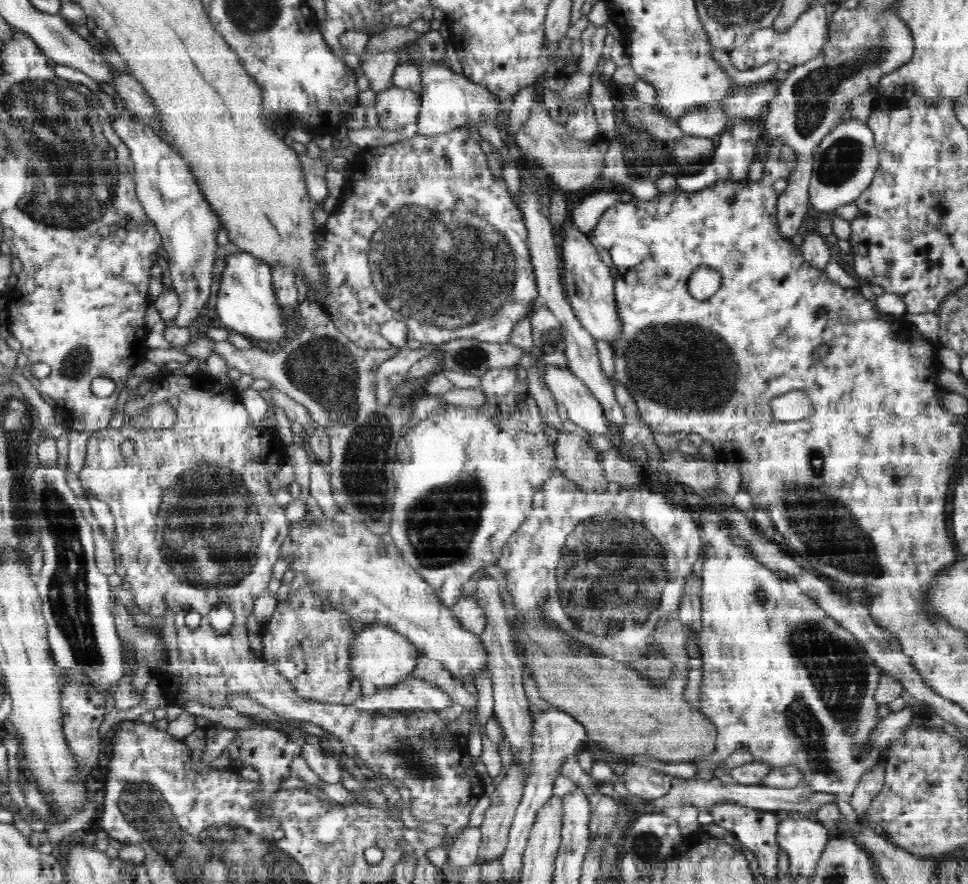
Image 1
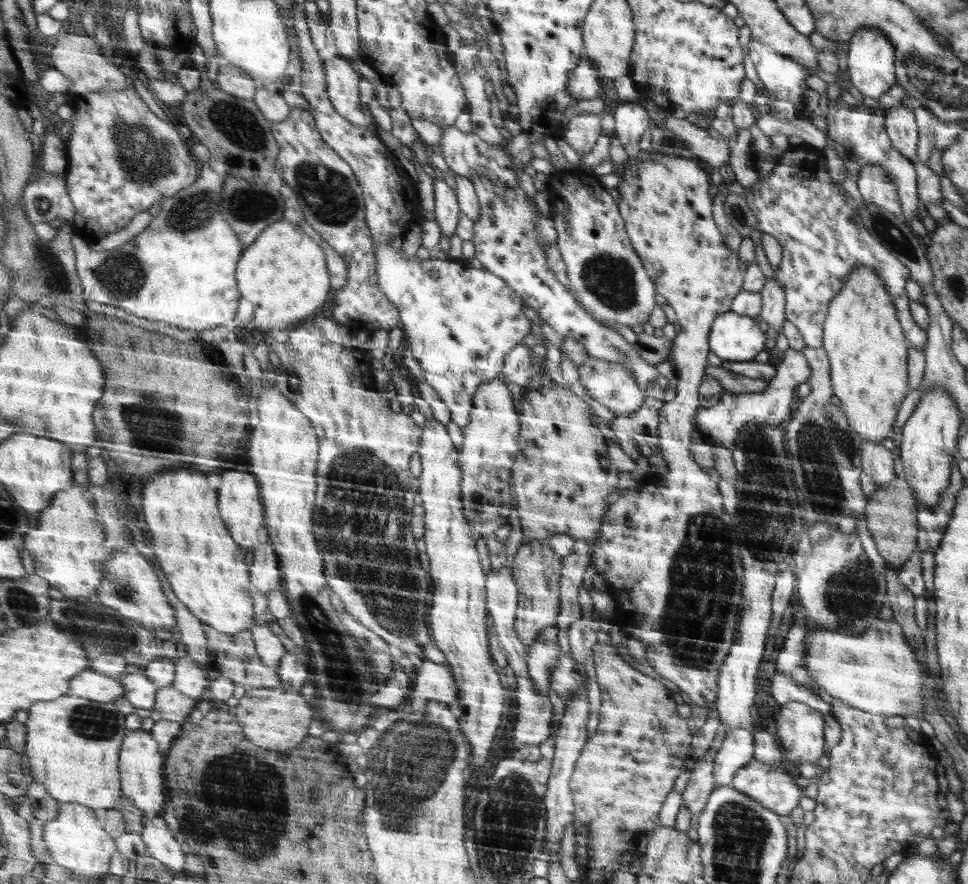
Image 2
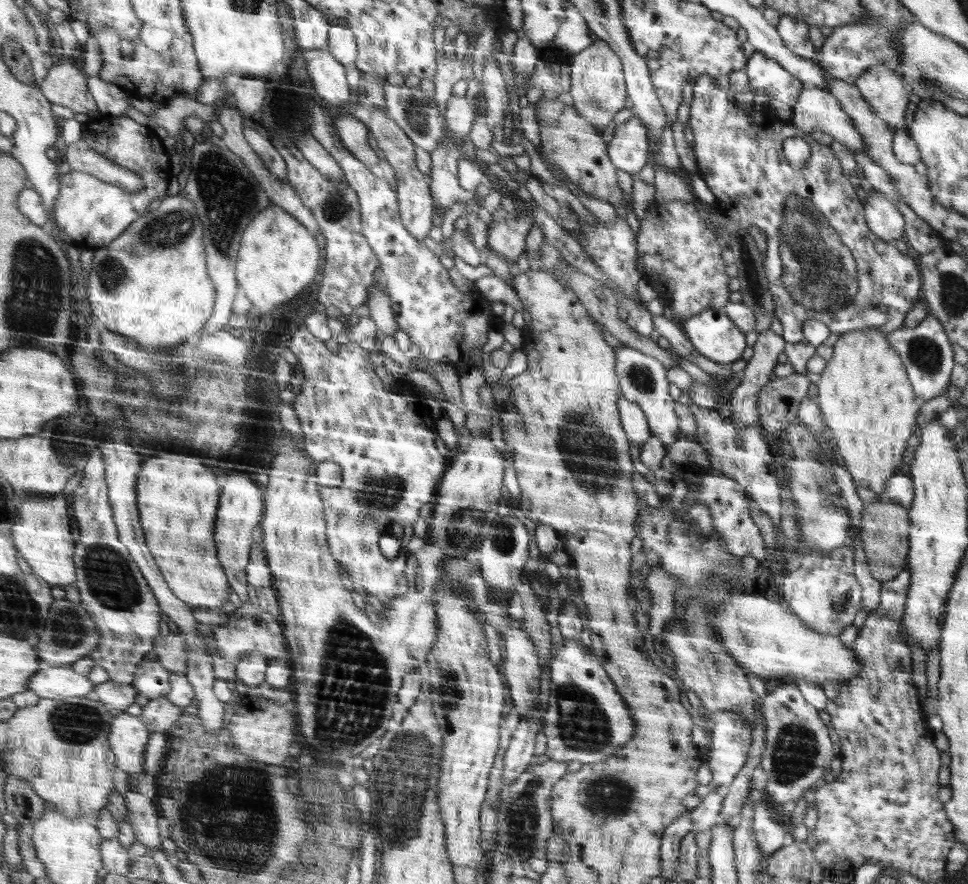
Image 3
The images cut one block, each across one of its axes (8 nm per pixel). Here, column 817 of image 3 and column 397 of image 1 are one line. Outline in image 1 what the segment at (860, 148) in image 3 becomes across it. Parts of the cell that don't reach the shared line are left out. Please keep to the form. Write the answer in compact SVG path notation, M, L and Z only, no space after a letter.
M390 88L384 94L376 96L374 110L378 112L378 124L386 132L398 132L408 124L418 124L418 114L420 114L420 102L414 92L400 90L400 88Z

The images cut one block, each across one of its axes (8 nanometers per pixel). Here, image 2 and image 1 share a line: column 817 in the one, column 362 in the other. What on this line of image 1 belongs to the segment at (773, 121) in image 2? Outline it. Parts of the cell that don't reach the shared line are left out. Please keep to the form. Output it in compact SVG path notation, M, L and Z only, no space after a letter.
M416 124L404 126L398 134L396 132L386 132L384 128L364 128L364 130L350 130L350 140L360 148L386 148L392 142L406 142L412 140L414 134L418 132Z

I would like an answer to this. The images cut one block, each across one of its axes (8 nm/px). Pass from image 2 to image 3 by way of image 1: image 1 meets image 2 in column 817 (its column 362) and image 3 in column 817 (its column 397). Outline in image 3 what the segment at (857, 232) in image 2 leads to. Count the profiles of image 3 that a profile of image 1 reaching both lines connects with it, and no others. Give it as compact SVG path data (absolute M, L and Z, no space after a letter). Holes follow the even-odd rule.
M697 78L697 82L693 82L693 100L689 104L689 120L687 120L687 126L693 134L693 156L697 158L697 168L699 168L699 176L701 180L711 188L711 192L715 194L719 206L717 206L717 212L723 212L727 214L729 218L733 218L739 226L747 226L749 224L755 224L763 230L763 234L767 236L765 242L767 242L767 250L765 250L765 258L763 258L763 276L767 280L767 288L769 288L769 294L773 298L773 306L775 306L775 316L779 320L779 324L783 326L783 340L785 342L793 342L793 344L801 344L805 342L805 338L801 336L801 322L811 318L811 320L821 320L827 328L829 328L829 338L823 342L823 346L833 346L839 338L839 334L845 334L849 330L857 330L857 328L863 328L863 326L879 326L885 334L889 336L895 336L895 330L899 330L903 326L903 320L905 320L905 314L909 310L913 310L915 306L915 298L919 294L919 274L917 268L915 268L915 262L909 254L903 254L899 252L891 242L885 242L881 238L877 238L871 230L869 230L869 224L865 222L865 200L861 202L857 198L857 180L855 176L849 176L845 174L845 166L841 166L841 158L837 158L837 150L833 150L833 146L821 146L817 144L817 138L813 138L813 134L801 134L799 130L795 130L797 126L793 126L791 122L779 122L777 118L773 116L767 116L763 110L755 108L753 112L743 112L741 106L737 106L737 102L729 102L727 100L727 94L721 92L717 86L715 86L715 80L711 78ZM787 138L801 138L807 142L809 146L809 160L801 166L801 168L793 168L785 156L783 156L783 142Z

